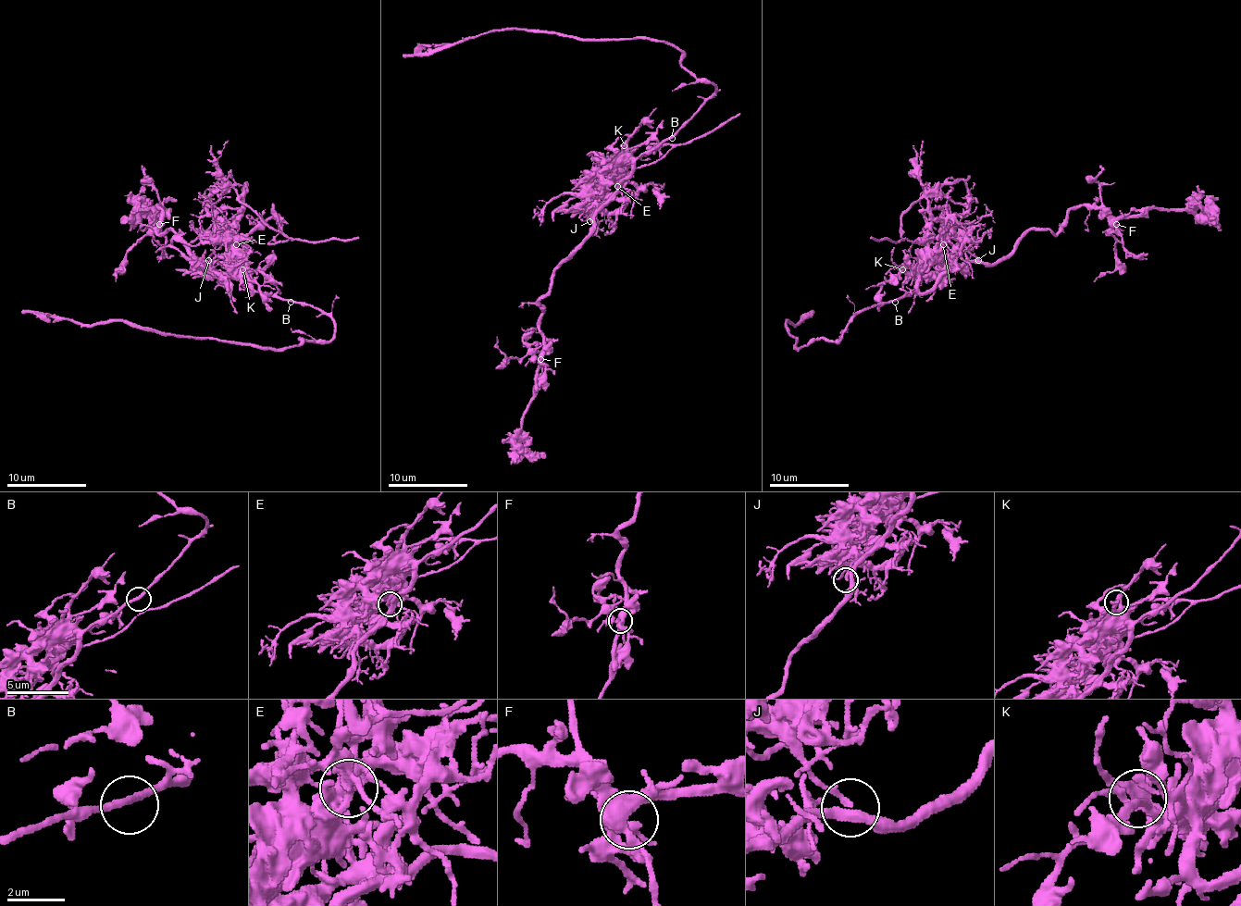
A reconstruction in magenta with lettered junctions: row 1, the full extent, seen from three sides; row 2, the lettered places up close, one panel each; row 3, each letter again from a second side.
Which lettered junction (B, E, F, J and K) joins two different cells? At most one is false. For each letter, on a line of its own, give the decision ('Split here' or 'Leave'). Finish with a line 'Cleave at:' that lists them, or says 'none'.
B: Leave
E: Split here
F: Leave
J: Leave
K: Leave
Cleave at: E

